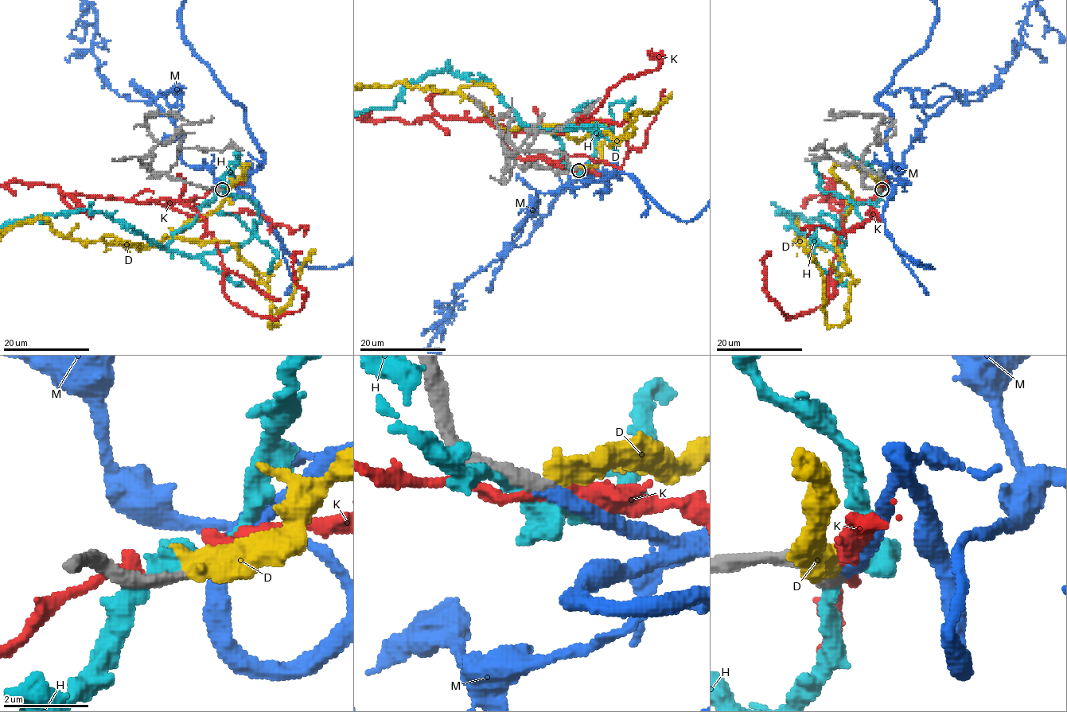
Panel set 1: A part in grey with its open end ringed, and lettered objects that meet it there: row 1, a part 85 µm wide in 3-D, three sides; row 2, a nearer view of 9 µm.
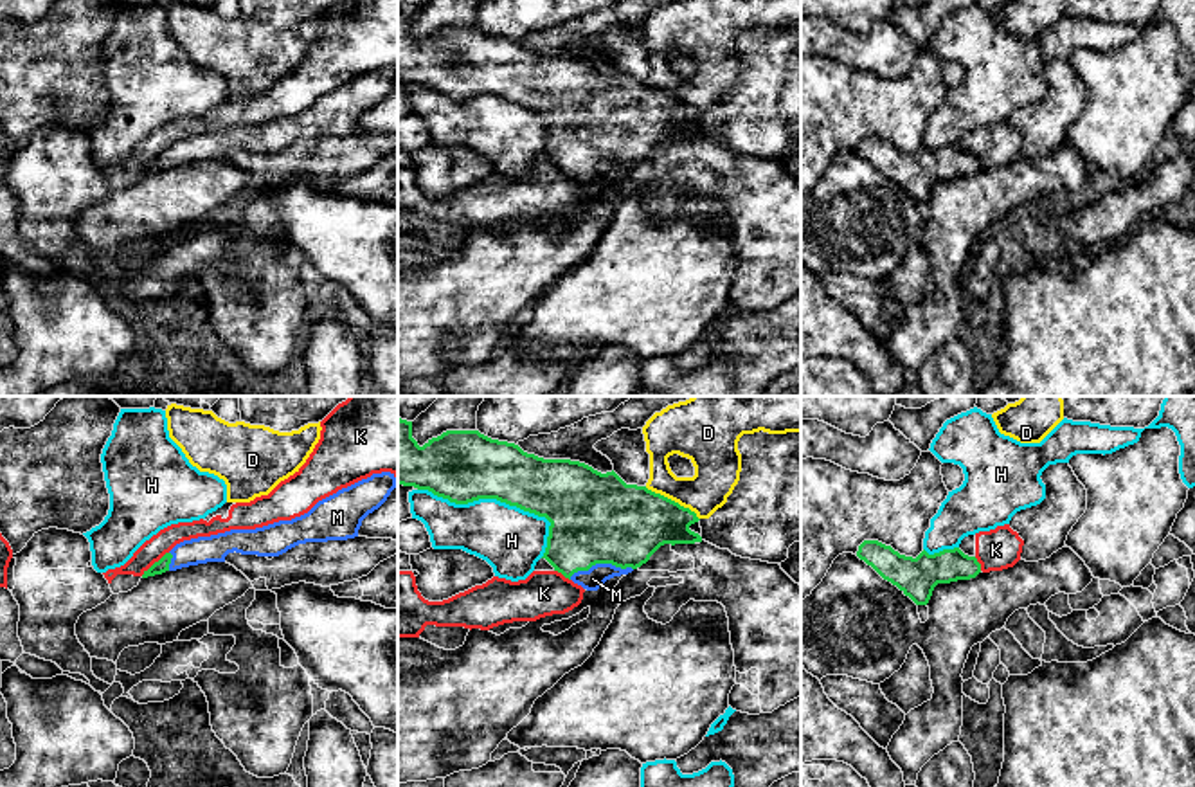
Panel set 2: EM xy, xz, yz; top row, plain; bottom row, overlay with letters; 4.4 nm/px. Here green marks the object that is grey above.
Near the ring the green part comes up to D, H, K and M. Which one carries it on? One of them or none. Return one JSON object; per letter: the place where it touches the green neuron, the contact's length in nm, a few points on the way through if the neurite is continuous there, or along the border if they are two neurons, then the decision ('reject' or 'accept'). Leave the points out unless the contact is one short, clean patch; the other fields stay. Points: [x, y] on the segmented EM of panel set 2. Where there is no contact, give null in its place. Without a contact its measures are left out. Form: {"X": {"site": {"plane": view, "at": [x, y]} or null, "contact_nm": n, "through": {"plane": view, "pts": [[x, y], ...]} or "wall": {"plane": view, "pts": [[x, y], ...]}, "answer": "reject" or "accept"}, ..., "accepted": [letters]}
{"D": {"site": {"plane": "xz", "at": [673, 501]}, "contact_nm": 280, "answer": "reject"}, "H": {"site": {"plane": "xz", "at": [501, 501]}, "contact_nm": 650, "answer": "reject"}, "K": {"site": {"plane": "xy", "at": [155, 562]}, "contact_nm": 170, "answer": "reject"}, "M": {"site": {"plane": "xz", "at": [600, 562]}, "contact_nm": 300, "answer": "accept"}, "accepted": ["M"]}

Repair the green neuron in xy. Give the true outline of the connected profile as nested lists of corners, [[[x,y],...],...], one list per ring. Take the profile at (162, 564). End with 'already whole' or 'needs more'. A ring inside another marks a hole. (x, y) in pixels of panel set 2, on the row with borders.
[[[373,474],[319,501],[308,513],[256,529],[230,529],[176,544],[142,578],[207,562],[225,562],[229,553],[279,556],[306,542],[358,537],[362,520],[378,510],[398,486],[394,474]]]; needs more

